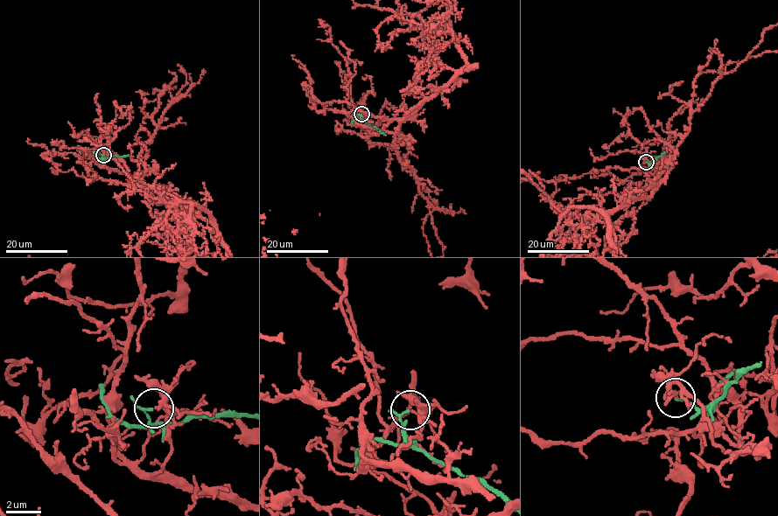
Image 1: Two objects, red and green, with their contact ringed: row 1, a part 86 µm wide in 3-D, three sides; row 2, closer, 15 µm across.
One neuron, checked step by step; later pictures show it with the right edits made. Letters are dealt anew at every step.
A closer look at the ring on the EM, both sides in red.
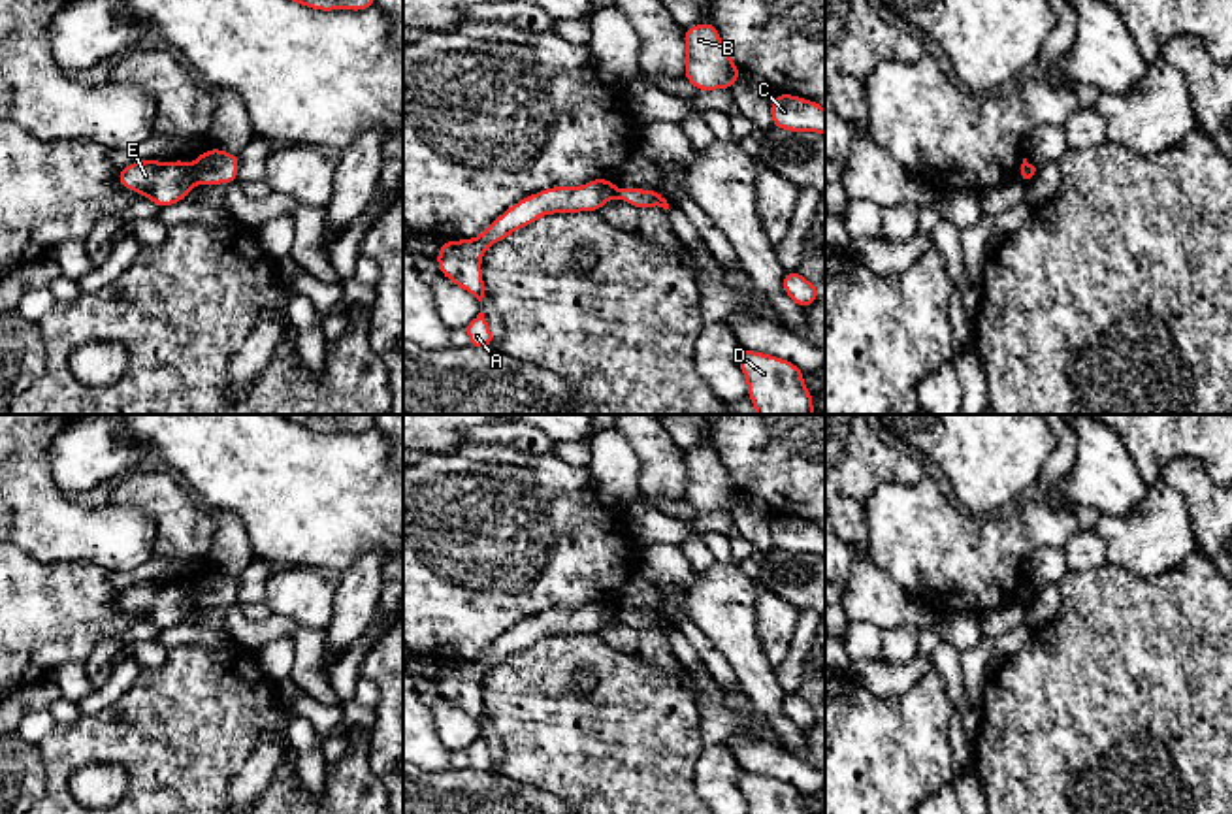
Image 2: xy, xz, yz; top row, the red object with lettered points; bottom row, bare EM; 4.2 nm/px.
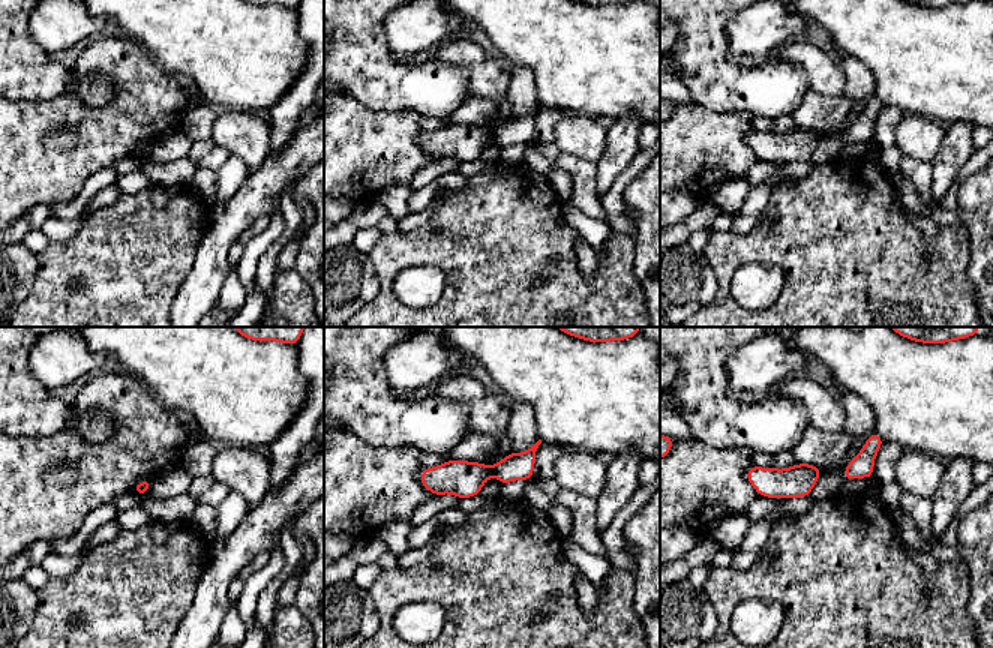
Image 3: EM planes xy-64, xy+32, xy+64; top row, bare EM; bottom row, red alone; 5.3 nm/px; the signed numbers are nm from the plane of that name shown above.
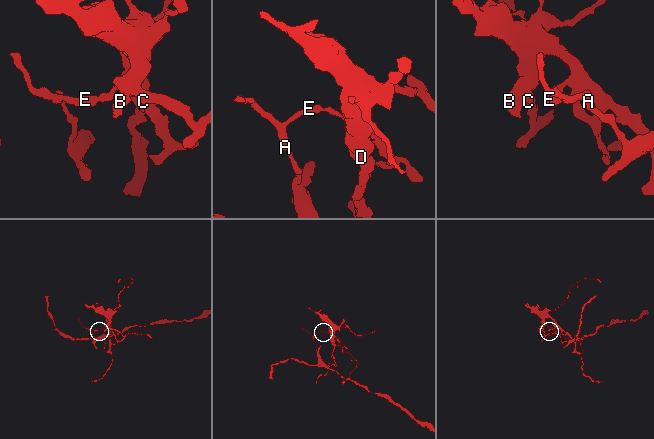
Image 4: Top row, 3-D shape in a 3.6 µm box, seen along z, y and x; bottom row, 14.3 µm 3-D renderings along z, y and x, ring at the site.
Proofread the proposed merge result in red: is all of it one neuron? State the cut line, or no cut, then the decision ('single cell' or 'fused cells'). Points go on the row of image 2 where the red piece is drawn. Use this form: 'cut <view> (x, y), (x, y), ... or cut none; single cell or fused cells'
cut xy (193, 166), (196, 181); fused cells

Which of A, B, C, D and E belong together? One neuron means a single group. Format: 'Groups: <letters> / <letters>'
Groups: A E / B C D

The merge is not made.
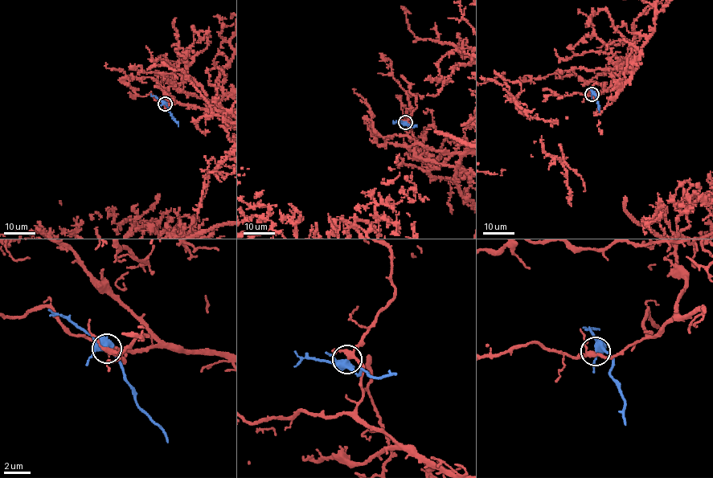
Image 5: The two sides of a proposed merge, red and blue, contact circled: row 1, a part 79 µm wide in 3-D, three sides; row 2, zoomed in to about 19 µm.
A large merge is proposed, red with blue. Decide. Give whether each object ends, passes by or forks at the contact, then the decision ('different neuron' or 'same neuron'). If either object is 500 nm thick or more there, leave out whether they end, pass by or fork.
red forks; blue forks; different neuron

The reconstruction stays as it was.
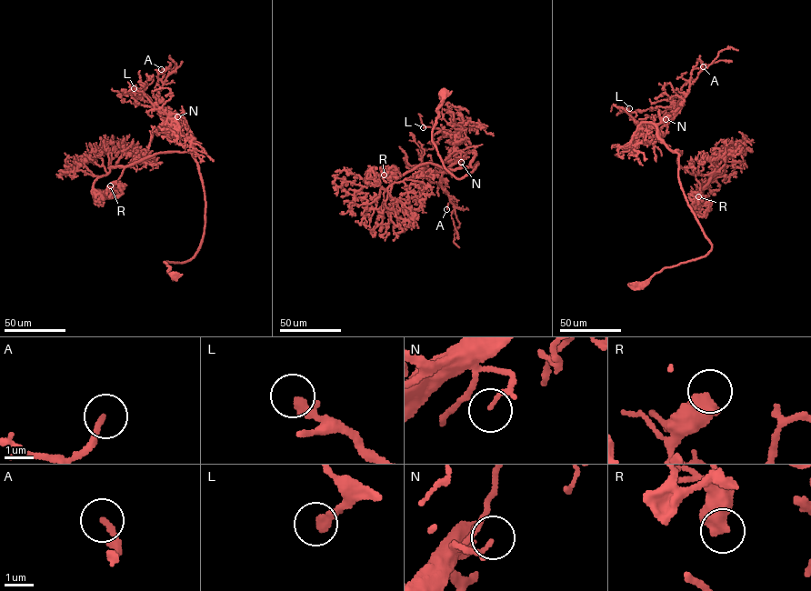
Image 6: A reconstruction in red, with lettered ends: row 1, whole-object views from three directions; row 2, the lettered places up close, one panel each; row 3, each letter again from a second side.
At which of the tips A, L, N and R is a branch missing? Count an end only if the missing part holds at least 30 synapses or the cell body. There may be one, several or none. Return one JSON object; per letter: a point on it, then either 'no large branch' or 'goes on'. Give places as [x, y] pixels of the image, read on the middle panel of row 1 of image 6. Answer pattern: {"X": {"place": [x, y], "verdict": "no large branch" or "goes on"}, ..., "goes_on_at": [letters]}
{"A": {"place": [446, 209], "verdict": "no large branch"}, "L": {"place": [423, 127], "verdict": "goes on"}, "N": {"place": [461, 162], "verdict": "no large branch"}, "R": {"place": [384, 175], "verdict": "no large branch"}, "goes_on_at": ["L"]}

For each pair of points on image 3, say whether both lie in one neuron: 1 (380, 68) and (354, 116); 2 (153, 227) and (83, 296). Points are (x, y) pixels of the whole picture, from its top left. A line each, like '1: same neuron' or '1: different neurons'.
1: different neurons
2: same neuron

